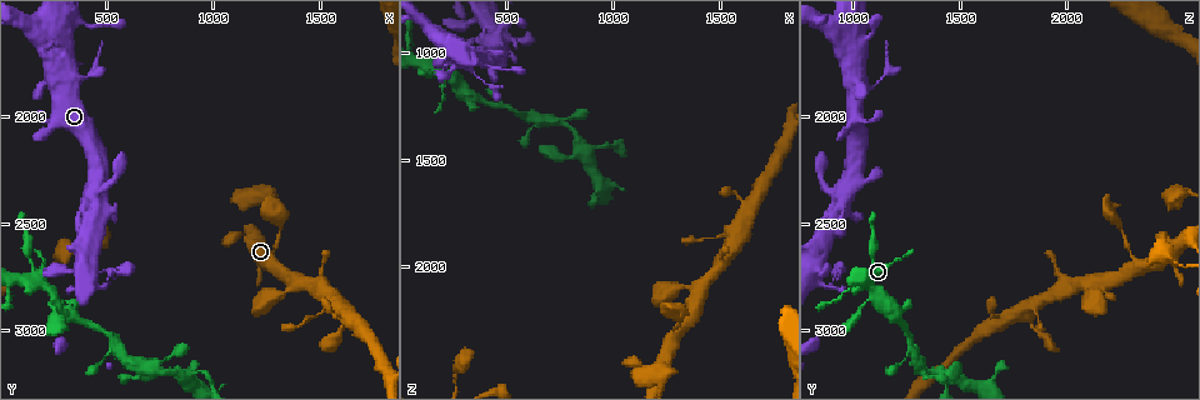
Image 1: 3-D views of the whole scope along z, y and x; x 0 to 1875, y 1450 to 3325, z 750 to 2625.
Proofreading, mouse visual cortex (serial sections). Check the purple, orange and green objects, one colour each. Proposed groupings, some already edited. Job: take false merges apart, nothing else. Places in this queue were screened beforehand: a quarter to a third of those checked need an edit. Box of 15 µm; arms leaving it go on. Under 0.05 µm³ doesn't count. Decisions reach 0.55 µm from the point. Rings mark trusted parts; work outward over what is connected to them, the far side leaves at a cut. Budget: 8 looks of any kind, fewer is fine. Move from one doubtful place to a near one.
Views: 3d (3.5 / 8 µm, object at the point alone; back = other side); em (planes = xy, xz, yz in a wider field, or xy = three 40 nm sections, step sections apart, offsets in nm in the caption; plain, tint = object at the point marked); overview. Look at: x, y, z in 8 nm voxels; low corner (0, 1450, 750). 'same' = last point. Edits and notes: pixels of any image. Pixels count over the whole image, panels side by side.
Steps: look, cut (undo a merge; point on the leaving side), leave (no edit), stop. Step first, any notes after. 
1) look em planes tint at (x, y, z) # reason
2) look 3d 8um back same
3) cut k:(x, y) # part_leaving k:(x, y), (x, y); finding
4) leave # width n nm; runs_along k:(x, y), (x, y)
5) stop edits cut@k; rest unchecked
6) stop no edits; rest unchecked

look 3d 3.5um at (550, 2720, 940) # thick turns thin

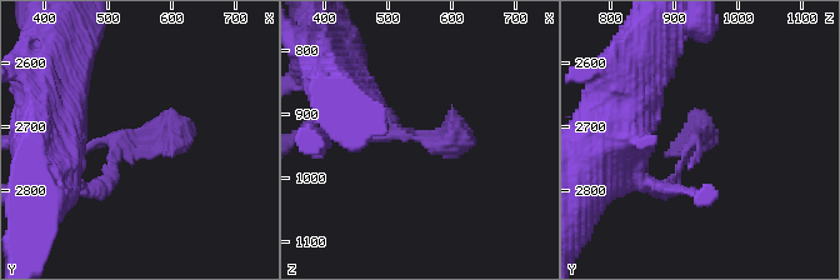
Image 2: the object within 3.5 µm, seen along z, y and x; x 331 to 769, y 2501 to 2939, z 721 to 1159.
look em xy step 2 tint at (545, 2725, 930)

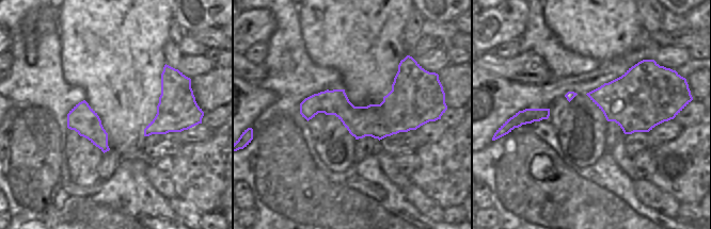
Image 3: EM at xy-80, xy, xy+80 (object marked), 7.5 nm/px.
leave # runs_along 2:(85, 189), (124, 143), (174, 139), (170, 154); continuous, no second cell

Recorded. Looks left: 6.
look 3d 8um at (530, 3050, 1270) # three-way junction

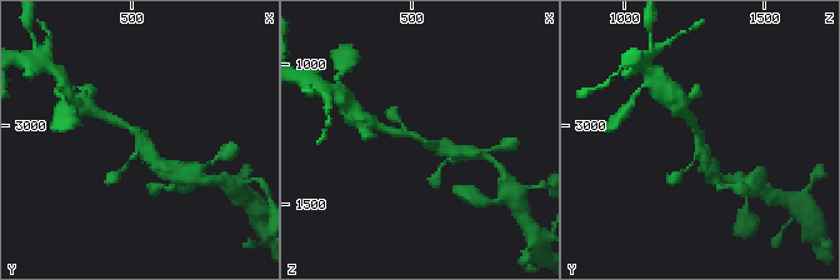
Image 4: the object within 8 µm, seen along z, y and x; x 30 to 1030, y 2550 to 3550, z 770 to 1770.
look em xy step 2 tint at (530, 3050, 1270) # arms 3; arm_widths 100, 250, 300 nm; need the tissue

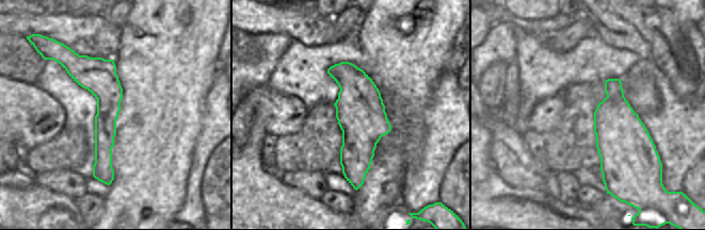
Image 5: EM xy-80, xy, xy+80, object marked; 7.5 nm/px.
leave # runs_along 4:(113, 118), (133, 129), (161, 166); all the same cell

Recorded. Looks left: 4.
look 3d 3.5um at (960, 3190, 1430) # abrupt turn

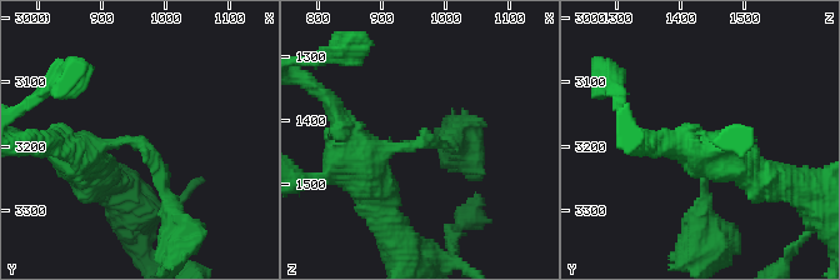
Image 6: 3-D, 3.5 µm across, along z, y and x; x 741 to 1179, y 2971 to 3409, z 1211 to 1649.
look em xy step 1 tint at (965, 3200, 1435) # arm_widths 150, 500 nm

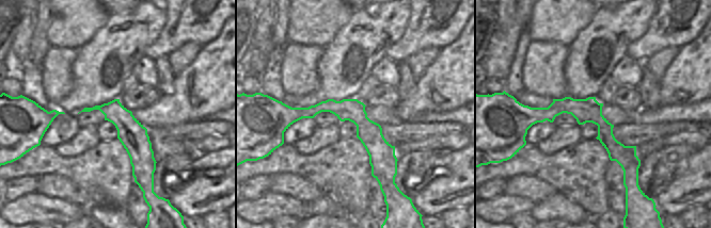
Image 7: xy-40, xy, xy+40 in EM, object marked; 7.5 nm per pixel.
look em xy step 3 tint same

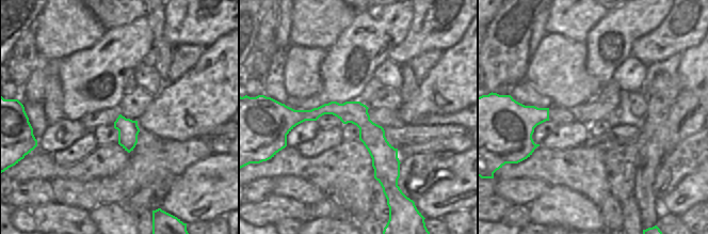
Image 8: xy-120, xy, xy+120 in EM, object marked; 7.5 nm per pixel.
leave # runs_along 8:(288, 110), (351, 112), (395, 178); all the same cell

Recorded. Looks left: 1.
stop no edits; rest unchecked

